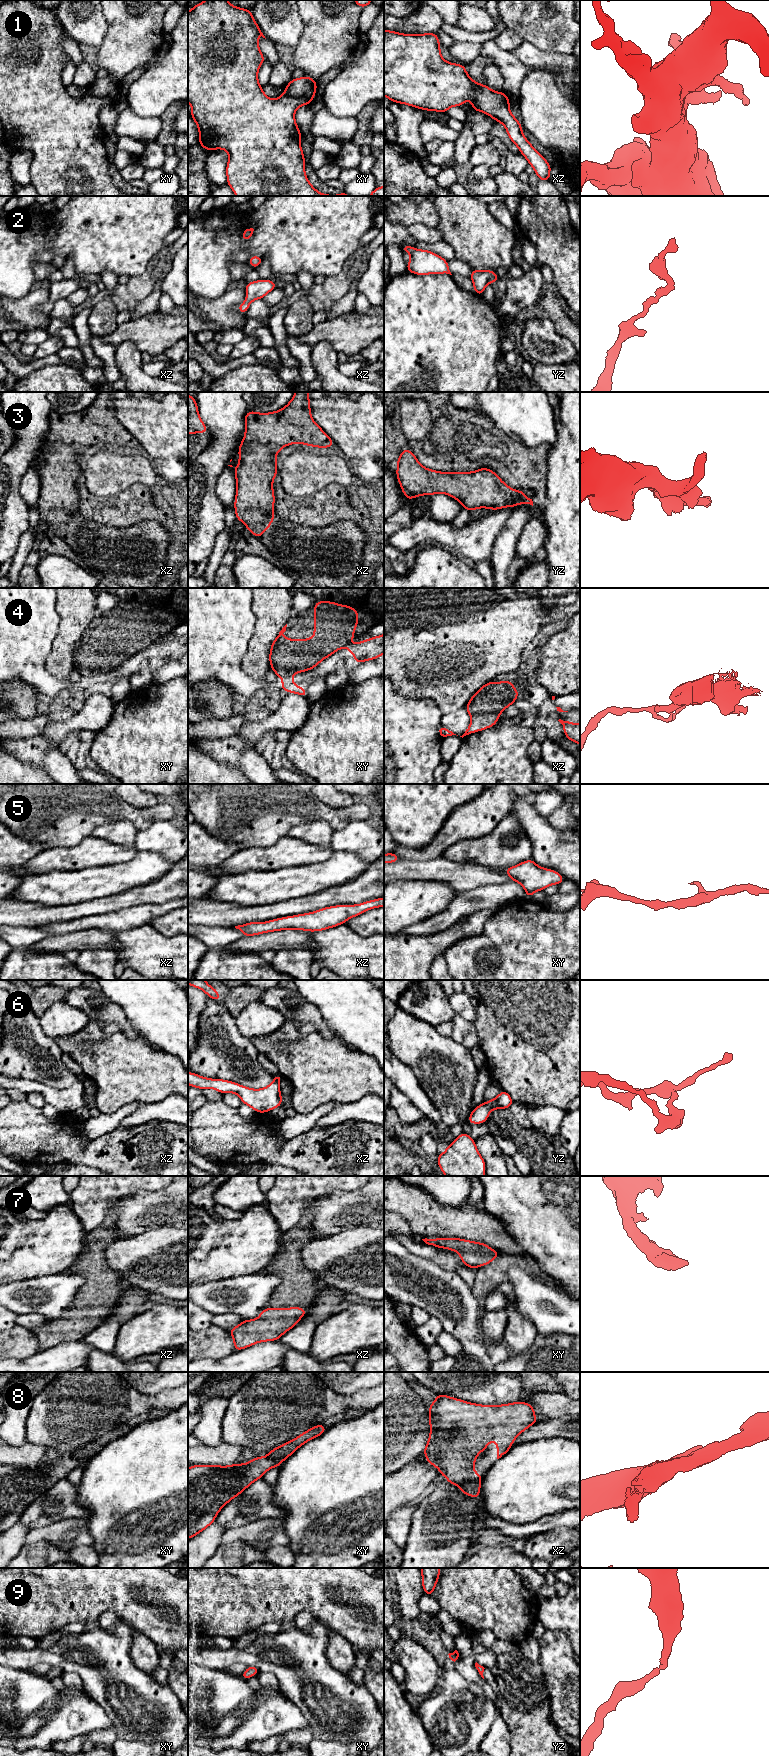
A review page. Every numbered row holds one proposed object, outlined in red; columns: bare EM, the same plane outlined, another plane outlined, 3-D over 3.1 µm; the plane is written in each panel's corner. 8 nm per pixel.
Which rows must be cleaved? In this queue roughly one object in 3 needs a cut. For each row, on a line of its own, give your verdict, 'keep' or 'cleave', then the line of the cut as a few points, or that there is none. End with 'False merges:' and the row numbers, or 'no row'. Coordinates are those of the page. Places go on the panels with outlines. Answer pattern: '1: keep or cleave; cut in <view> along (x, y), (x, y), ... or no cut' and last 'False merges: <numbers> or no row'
1: keep; no cut
2: keep; no cut
3: keep; no cut
4: keep; no cut
5: keep; no cut
6: cleave; cut in yz along (484, 1103), (489, 1111)
7: keep; no cut
8: cleave; cut in xz along (481, 1477), (475, 1480), (468, 1480), (461, 1486)
9: keep; no cut
False merges: 6, 8

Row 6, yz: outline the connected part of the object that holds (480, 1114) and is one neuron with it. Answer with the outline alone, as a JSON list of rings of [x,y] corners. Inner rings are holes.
[[[485,1103],[478,1105],[469,1115],[468,1122],[470,1124],[485,1123],[489,1117],[489,1110]]]

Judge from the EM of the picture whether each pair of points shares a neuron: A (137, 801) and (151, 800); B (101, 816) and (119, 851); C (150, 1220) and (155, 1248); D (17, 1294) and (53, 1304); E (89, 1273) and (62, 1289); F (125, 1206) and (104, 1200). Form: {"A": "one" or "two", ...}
{"A": "one", "B": "two", "C": "two", "D": "one", "E": "two", "F": "two"}

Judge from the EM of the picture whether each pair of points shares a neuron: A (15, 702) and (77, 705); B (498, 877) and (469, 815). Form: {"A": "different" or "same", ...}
{"A": "different", "B": "different"}

